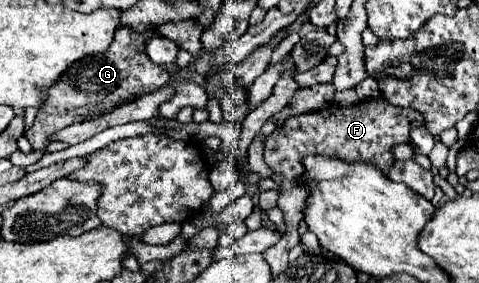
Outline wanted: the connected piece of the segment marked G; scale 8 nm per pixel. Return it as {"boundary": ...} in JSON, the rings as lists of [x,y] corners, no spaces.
{"boundary":[[[117,29],[111,47],[105,53],[83,57],[75,61],[53,87],[49,87],[47,103],[37,113],[33,125],[25,131],[25,137],[33,145],[33,149],[41,149],[47,145],[47,137],[75,121],[85,121],[87,113],[97,113],[99,109],[113,109],[125,99],[137,97],[139,93],[151,93],[169,83],[169,73],[155,65],[145,49],[145,39],[131,29]]]}

